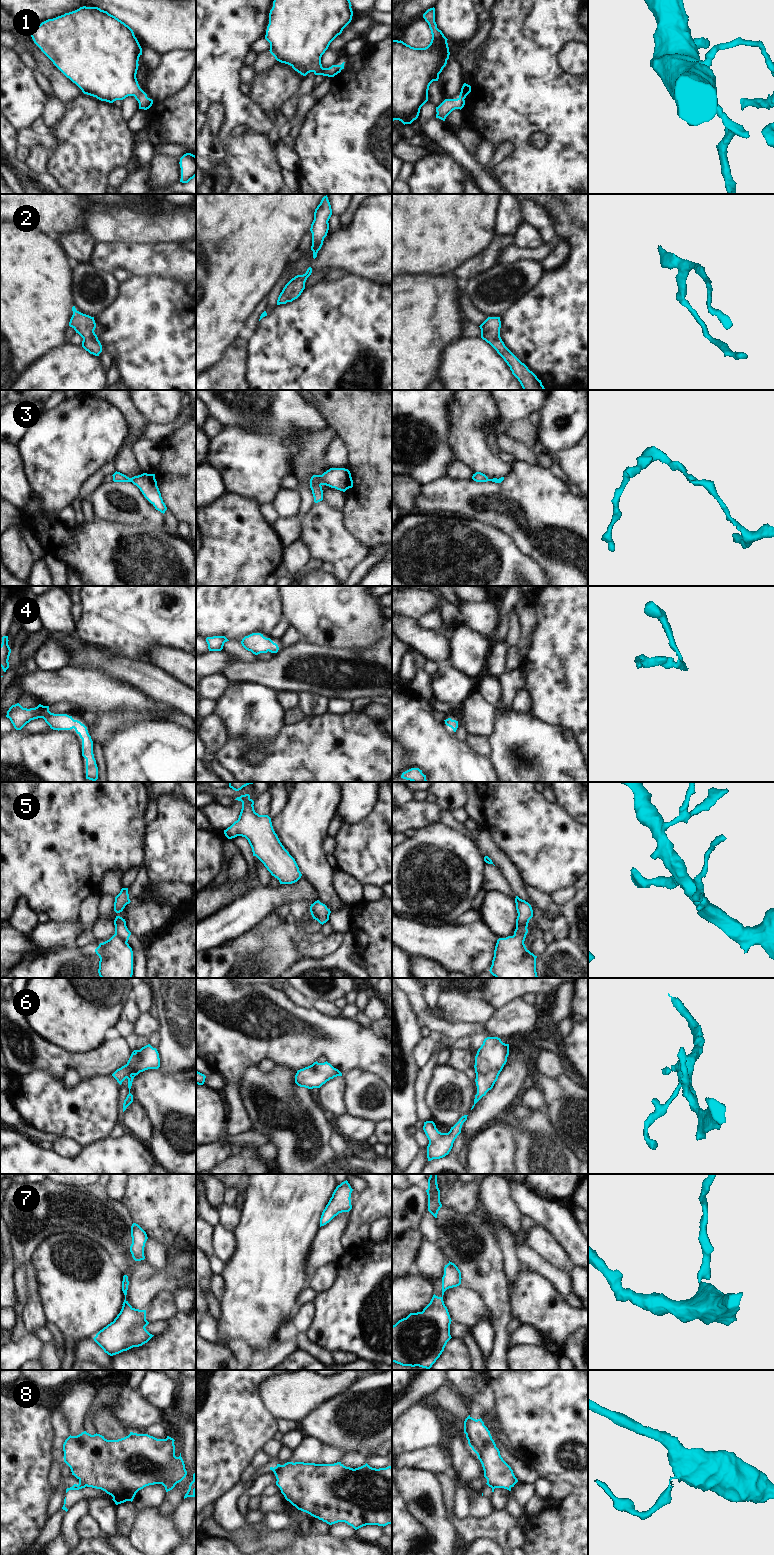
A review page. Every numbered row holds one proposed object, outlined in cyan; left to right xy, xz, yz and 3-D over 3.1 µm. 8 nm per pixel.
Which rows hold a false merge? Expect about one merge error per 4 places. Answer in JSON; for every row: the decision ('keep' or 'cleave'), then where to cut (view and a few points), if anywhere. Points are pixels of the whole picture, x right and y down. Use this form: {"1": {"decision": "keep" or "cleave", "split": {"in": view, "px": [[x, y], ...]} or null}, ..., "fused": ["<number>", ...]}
{"1": {"decision": "keep", "split": null}, "2": {"decision": "keep", "split": null}, "3": {"decision": "keep", "split": null}, "4": {"decision": "keep", "split": null}, "5": {"decision": "cleave", "split": {"in": "xy", "px": [[115, 933], [126, 942]]}}, "6": {"decision": "keep", "split": null}, "7": {"decision": "keep", "split": null}, "8": {"decision": "cleave", "split": {"in": "xy", "px": [[78, 1484], [85, 1486]]}}, "fused": ["5", "8"]}

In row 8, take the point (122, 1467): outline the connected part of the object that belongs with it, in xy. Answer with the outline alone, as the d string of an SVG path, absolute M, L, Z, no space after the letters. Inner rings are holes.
M86 1431L82 1432L81 1434L77 1436L69 1436L64 1444L63 1444L63 1451L64 1451L64 1462L70 1467L72 1475L74 1475L79 1480L79 1486L87 1486L92 1487L96 1489L101 1489L105 1491L107 1494L111 1495L113 1497L113 1501L116 1505L124 1503L126 1501L133 1501L136 1493L143 1489L146 1486L154 1485L154 1484L162 1484L165 1487L166 1492L172 1490L175 1485L179 1482L181 1482L187 1475L187 1471L185 1469L184 1461L181 1457L181 1453L179 1457L175 1456L175 1445L174 1445L174 1439L167 1436L166 1439L157 1439L153 1436L150 1436L148 1434L137 1434L130 1432L130 1434L124 1438L118 1439L118 1440L107 1440L104 1438L104 1436L100 1434L94 1434L91 1435L87 1433Z

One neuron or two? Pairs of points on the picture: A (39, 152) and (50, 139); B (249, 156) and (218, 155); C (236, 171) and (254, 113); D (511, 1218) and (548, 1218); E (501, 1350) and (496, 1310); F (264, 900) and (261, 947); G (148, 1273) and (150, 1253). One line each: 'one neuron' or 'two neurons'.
A: two neurons
B: two neurons
C: two neurons
D: two neurons
E: one neuron
F: two neurons
G: two neurons

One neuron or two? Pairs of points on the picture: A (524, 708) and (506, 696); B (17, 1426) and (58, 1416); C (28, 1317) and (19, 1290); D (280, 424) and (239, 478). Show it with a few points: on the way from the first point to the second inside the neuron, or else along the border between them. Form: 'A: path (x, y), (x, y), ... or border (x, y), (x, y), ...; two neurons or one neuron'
A: border (523, 687), (516, 693), (510, 706); two neurons
B: border (51, 1411), (54, 1441); two neurons
C: border (26, 1280), (25, 1301), (23, 1305); two neurons
D: path (279, 437), (252, 465); one neuron

